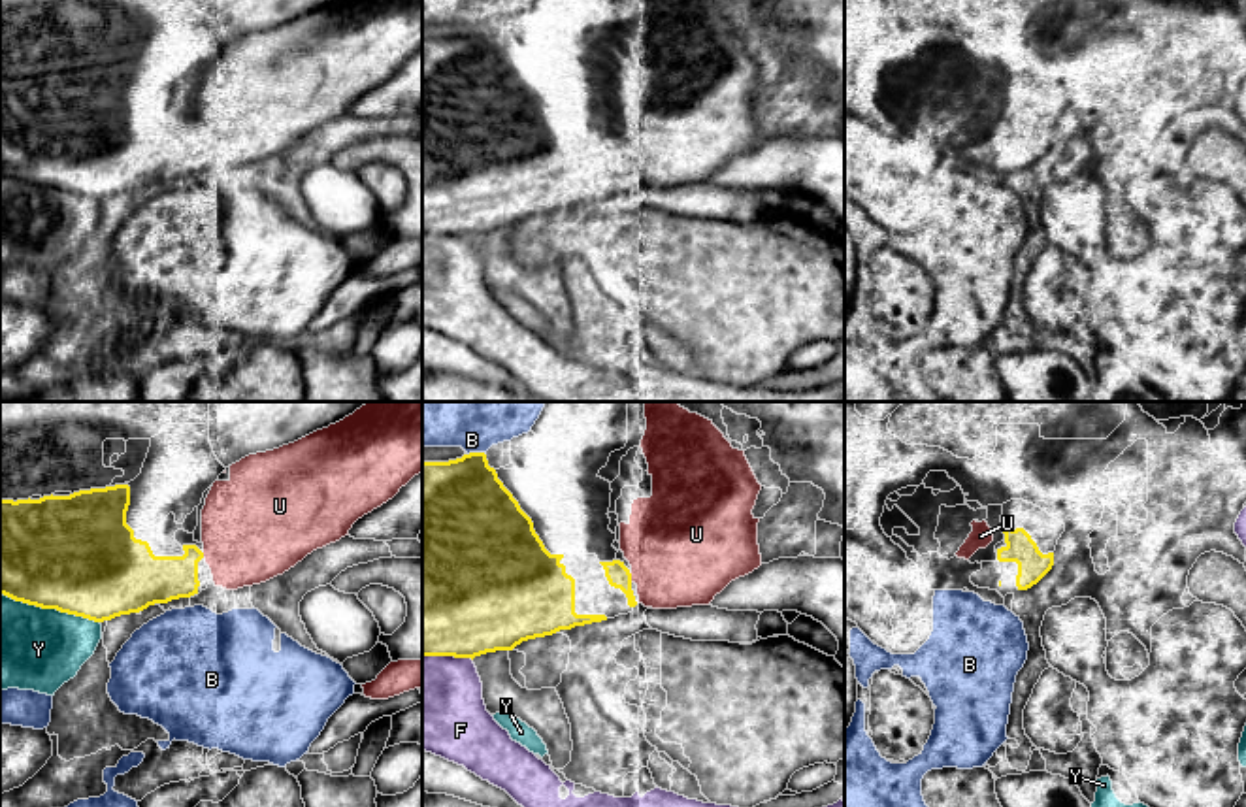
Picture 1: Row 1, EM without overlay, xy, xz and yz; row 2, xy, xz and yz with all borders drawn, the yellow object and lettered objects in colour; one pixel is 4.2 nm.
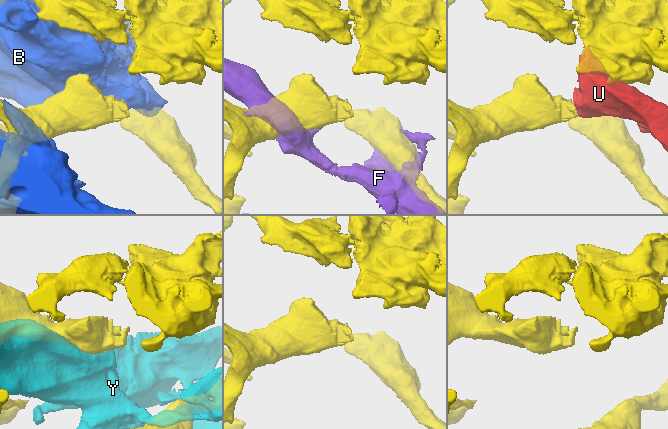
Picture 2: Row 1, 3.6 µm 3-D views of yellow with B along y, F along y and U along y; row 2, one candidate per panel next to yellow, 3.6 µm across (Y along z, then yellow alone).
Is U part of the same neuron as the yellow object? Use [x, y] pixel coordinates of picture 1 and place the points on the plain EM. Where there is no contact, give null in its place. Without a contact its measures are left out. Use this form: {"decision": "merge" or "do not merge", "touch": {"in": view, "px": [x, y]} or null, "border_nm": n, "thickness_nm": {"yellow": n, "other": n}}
{"decision": "merge", "touch": {"in": "xz", "px": [630, 155]}, "border_nm": 50, "thickness_nm": {"yellow": 100, "other": 460}}

